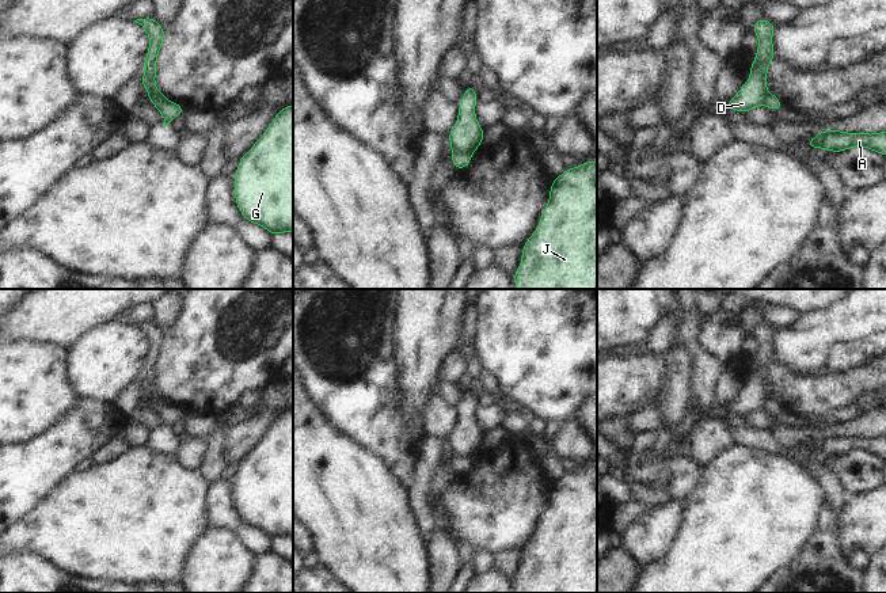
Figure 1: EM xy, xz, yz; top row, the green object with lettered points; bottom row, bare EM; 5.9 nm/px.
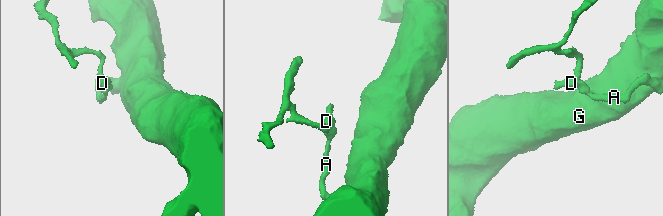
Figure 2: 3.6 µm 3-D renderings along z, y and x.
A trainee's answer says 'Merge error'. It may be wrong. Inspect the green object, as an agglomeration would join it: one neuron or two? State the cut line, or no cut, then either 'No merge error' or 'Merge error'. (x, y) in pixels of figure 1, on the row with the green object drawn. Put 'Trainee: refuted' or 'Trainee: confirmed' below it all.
Split along xz (476, 147), (468, 152), (453, 152). Merge error.
Trainee: confirmed

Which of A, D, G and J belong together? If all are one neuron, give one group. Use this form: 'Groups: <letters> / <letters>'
Groups: A G J / D.

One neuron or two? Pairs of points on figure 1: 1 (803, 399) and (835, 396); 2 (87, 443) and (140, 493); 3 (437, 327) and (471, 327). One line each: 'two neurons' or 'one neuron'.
1: one neuron
2: two neurons
3: two neurons

